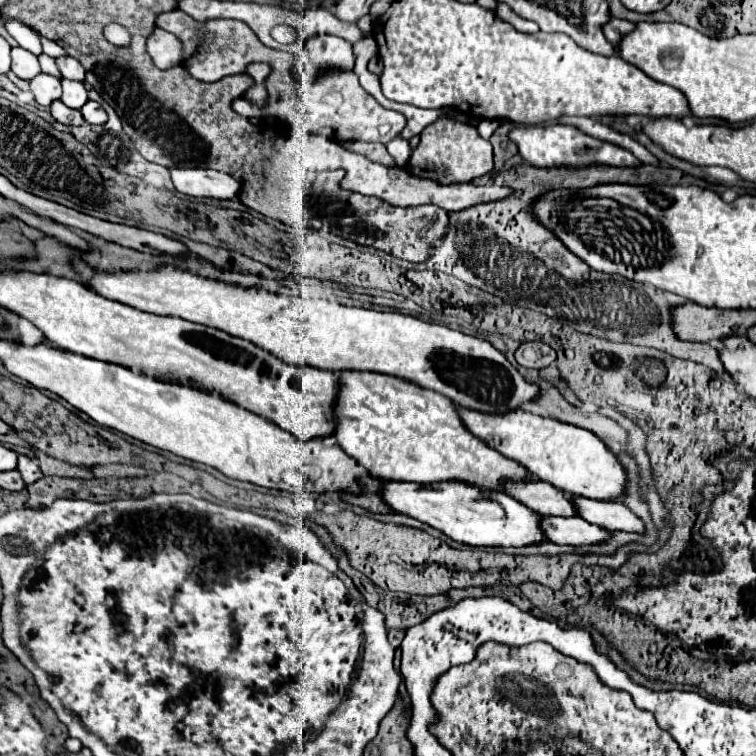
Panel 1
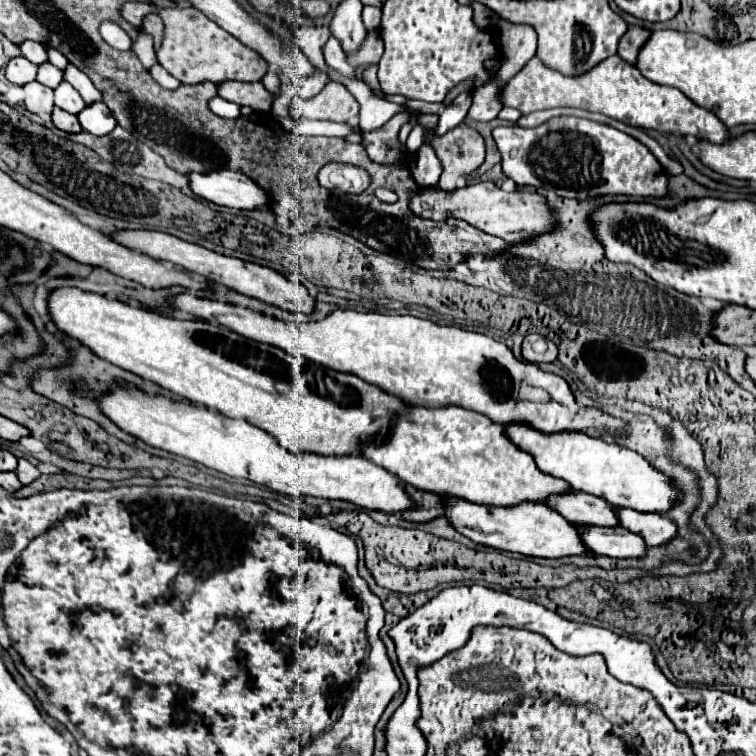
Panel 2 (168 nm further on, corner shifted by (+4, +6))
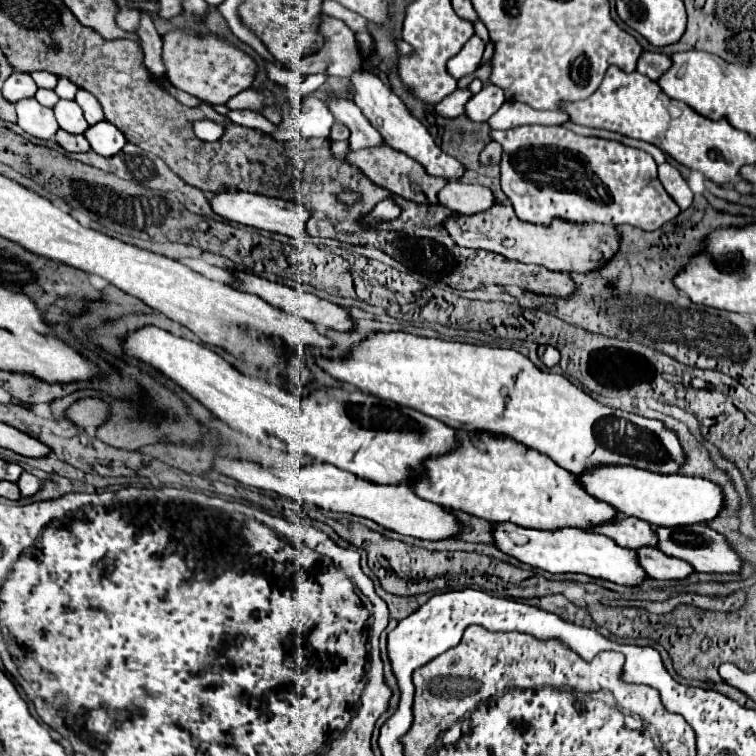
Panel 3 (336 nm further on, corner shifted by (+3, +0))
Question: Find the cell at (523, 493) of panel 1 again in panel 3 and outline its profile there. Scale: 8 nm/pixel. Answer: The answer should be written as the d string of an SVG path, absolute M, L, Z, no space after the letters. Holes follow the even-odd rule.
M619 514L615 524L603 524L603 528L595 528L595 532L613 538L623 548L641 548L641 546L655 546L657 536L651 524L639 518L627 518Z

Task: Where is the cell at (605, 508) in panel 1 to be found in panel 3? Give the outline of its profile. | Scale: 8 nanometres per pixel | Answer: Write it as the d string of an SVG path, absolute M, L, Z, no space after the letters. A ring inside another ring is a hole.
M705 524L679 526L679 528L655 528L655 534L659 536L657 548L661 552L665 552L667 556L685 560L697 572L739 572L739 566L741 566L739 556L727 546L721 534L717 534L715 530L711 530Z

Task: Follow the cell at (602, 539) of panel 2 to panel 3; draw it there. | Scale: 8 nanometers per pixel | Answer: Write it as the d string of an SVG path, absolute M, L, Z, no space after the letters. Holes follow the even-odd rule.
M639 548L639 564L645 572L657 580L681 580L693 572L693 568L679 560L663 554L659 548Z

